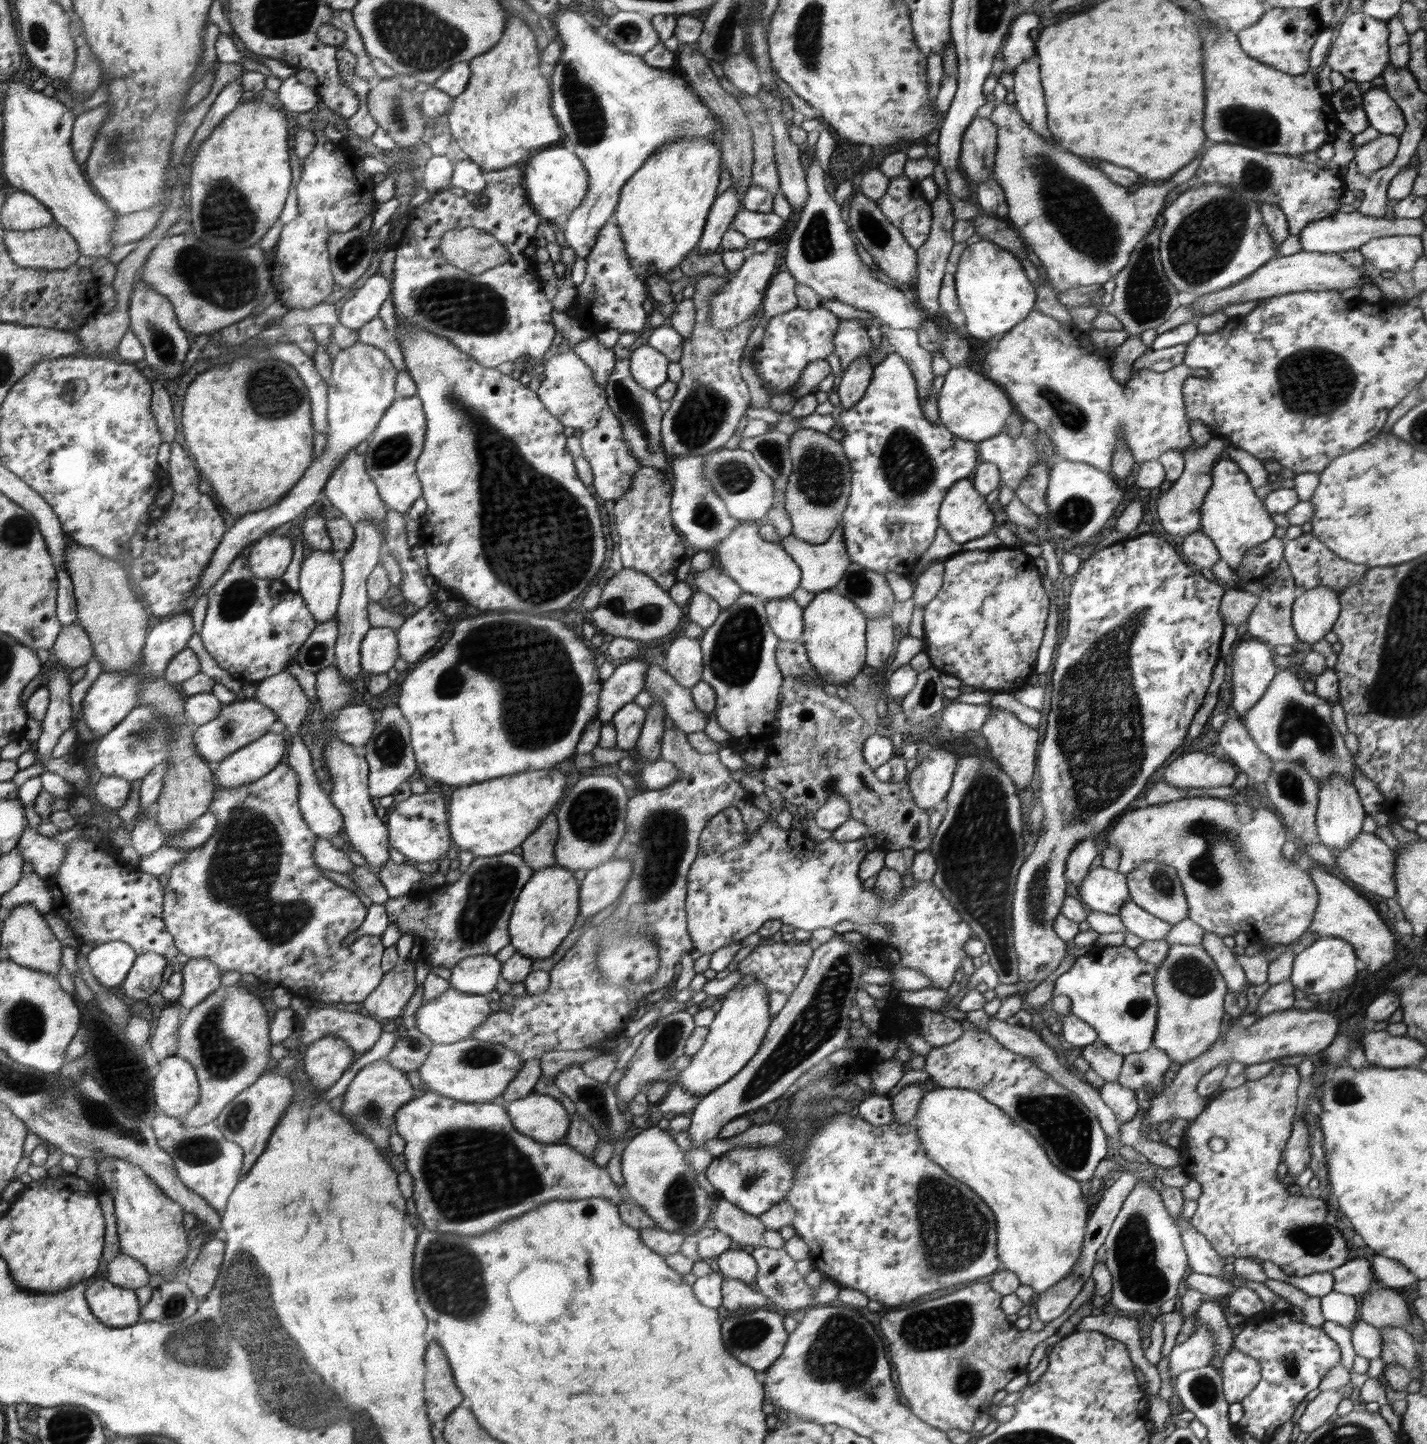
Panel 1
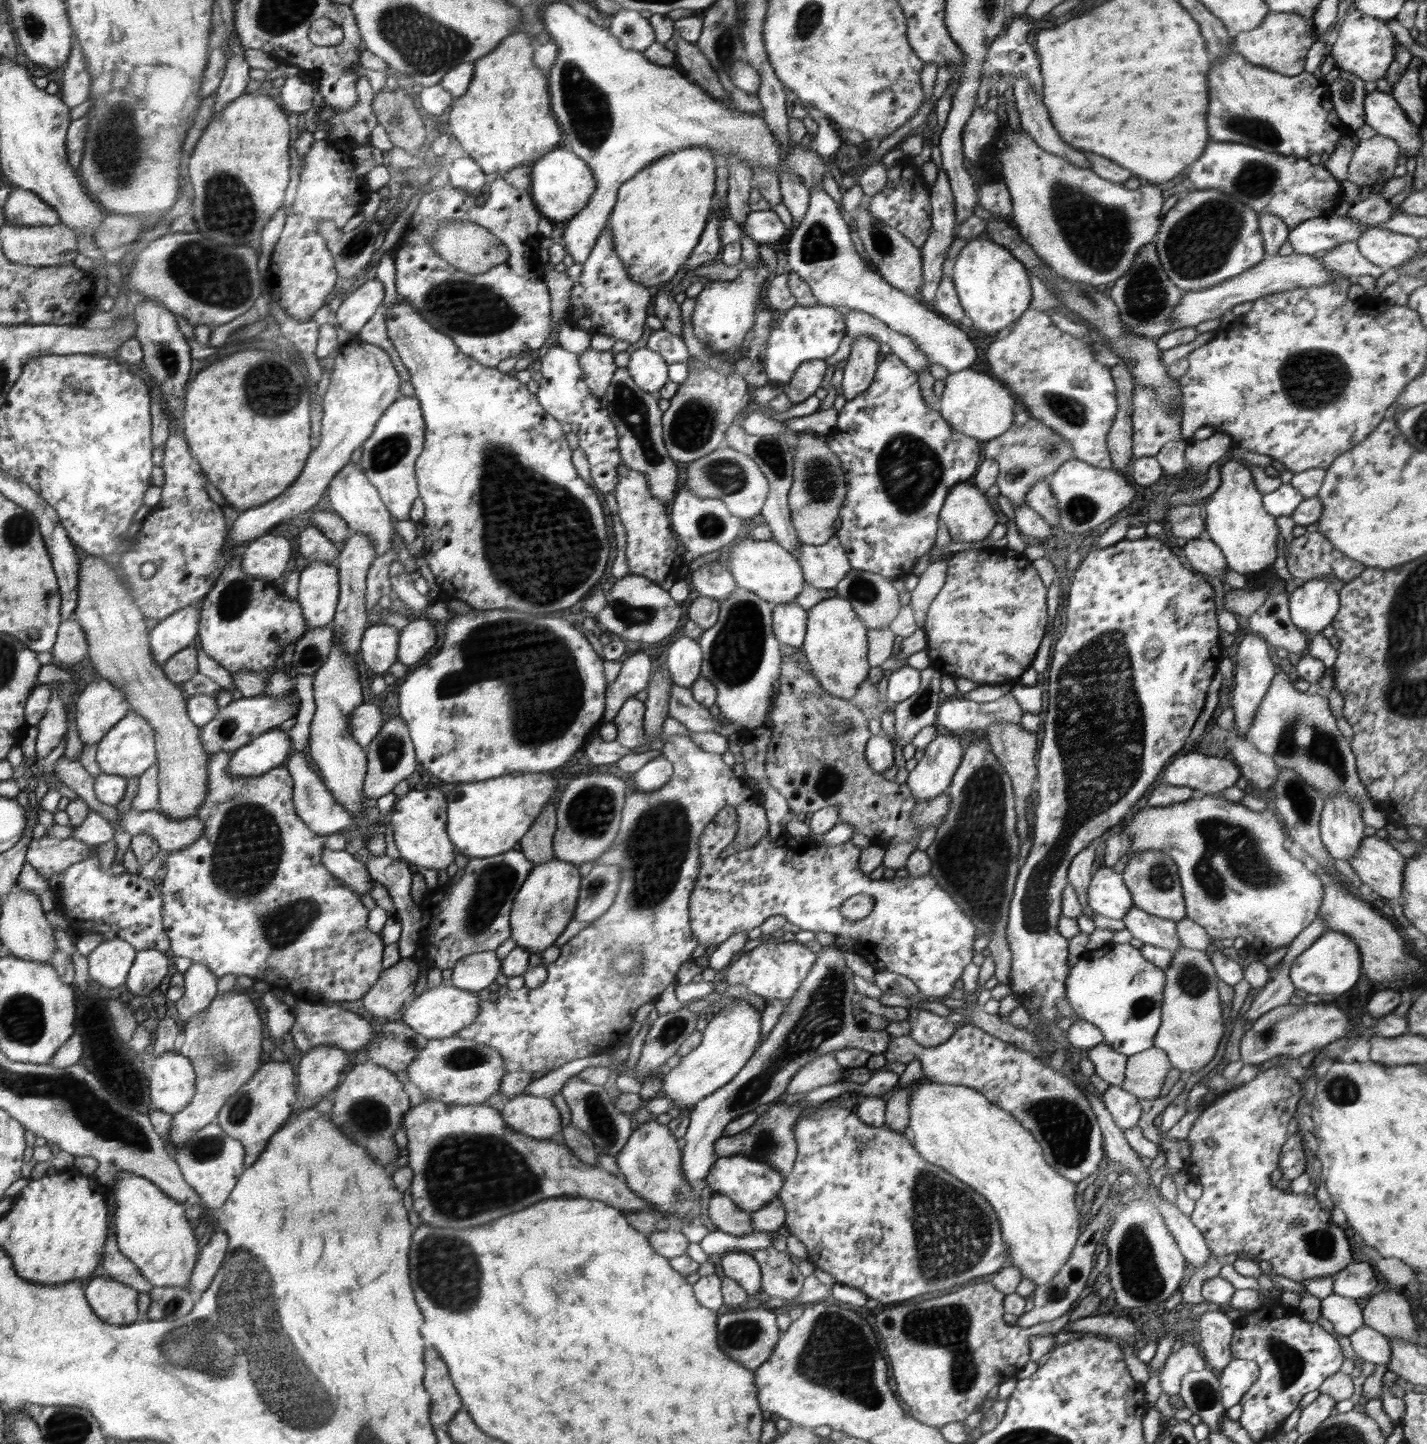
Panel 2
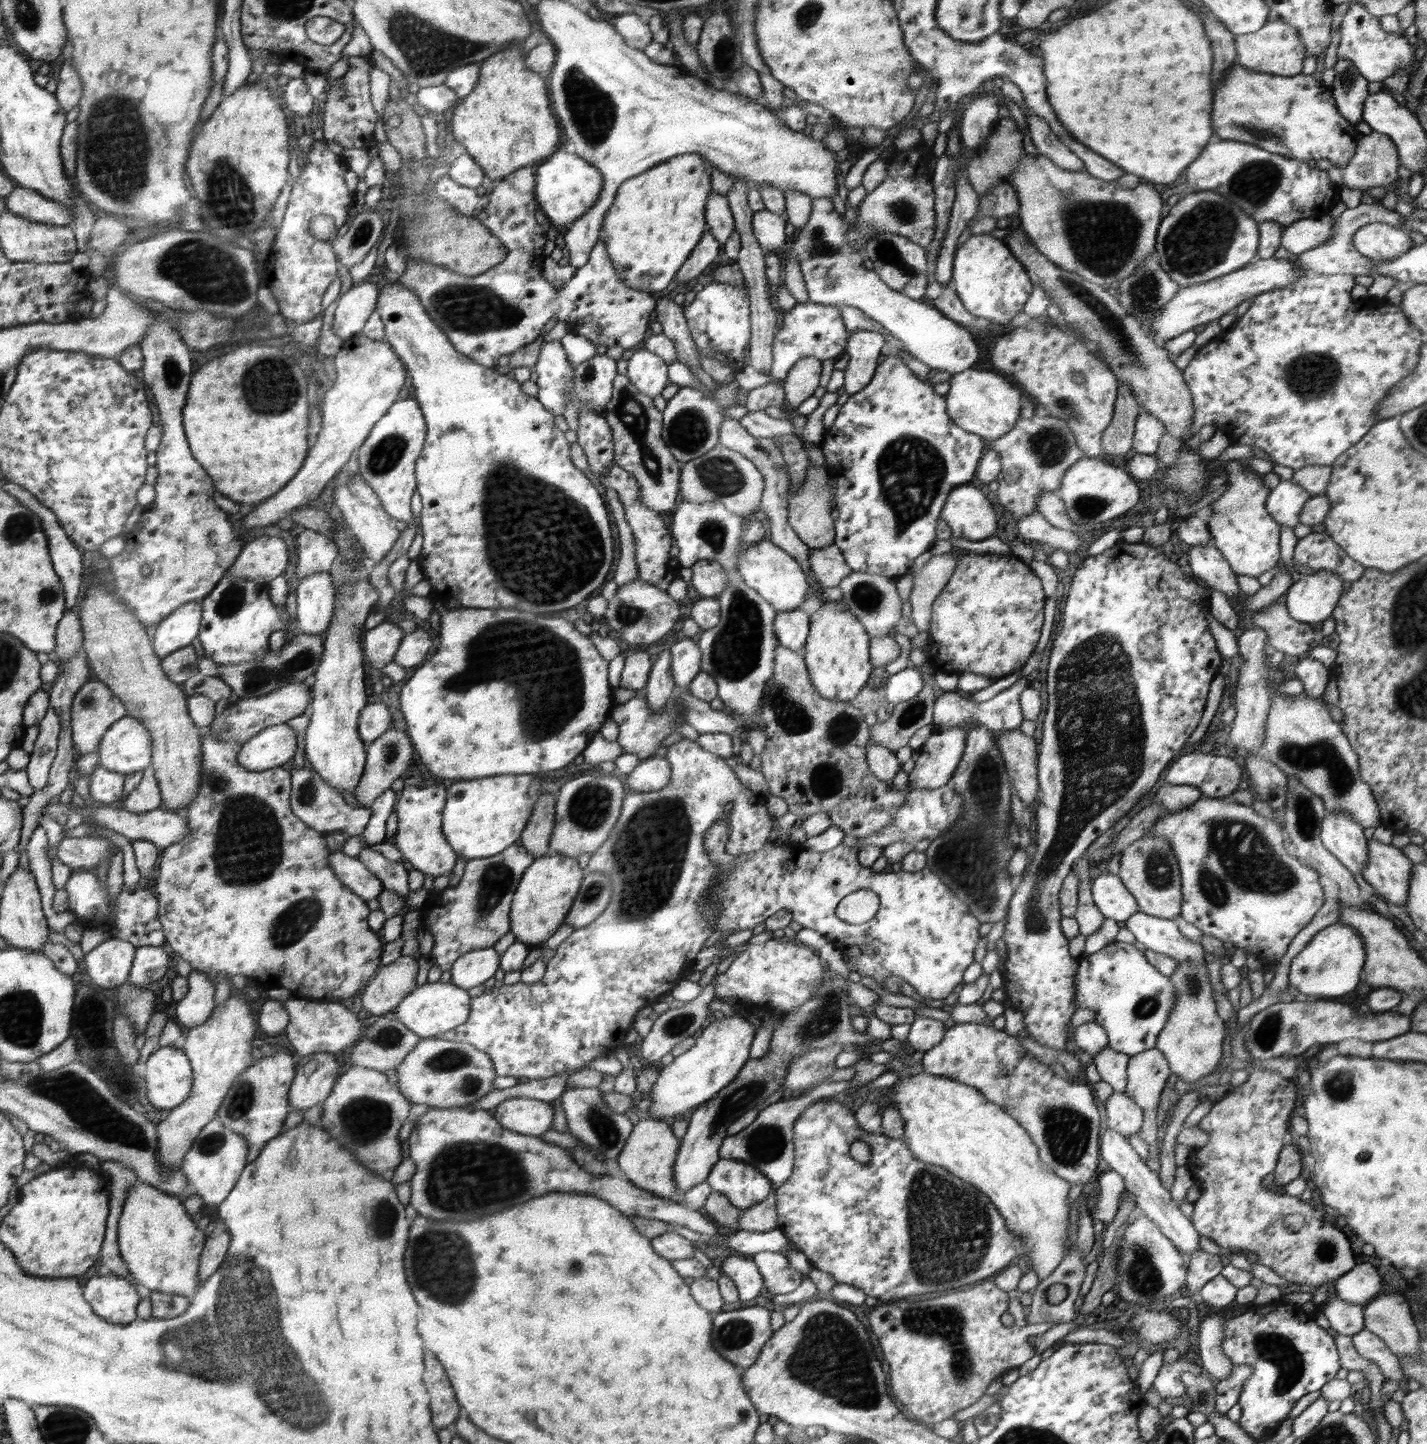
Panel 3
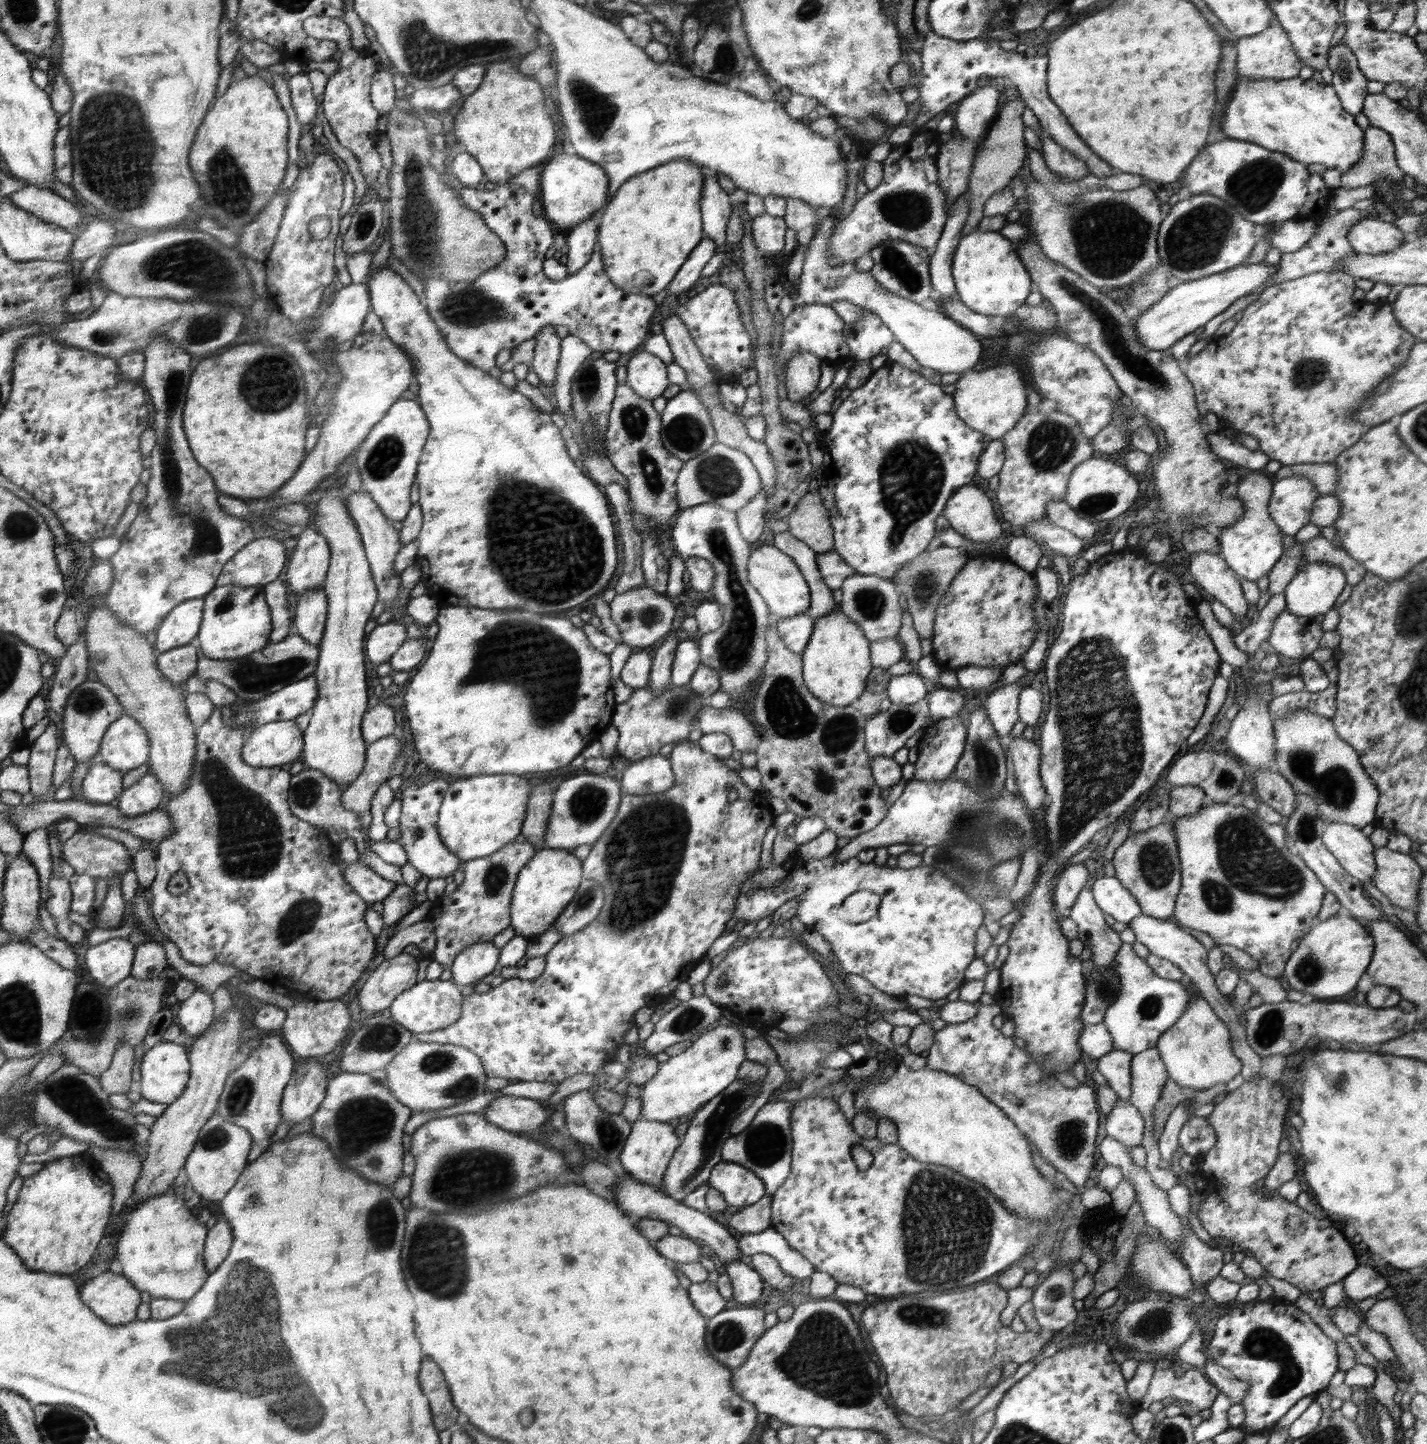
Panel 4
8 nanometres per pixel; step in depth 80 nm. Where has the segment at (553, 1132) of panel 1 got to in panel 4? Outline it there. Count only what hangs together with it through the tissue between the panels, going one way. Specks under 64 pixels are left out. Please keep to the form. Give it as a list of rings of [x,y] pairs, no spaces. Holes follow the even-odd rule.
[[[504,1095],[494,1099],[482,1114],[487,1122],[495,1123],[504,1130],[518,1133],[541,1130],[547,1122],[547,1111],[536,1099]]]

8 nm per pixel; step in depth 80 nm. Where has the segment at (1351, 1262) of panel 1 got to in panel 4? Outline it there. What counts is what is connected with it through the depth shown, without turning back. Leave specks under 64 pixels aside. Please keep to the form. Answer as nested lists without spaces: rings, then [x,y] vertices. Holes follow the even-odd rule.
[[[1361,1264],[1343,1278],[1342,1284],[1345,1296],[1358,1301],[1372,1296],[1383,1296],[1382,1290],[1388,1282],[1374,1268]]]

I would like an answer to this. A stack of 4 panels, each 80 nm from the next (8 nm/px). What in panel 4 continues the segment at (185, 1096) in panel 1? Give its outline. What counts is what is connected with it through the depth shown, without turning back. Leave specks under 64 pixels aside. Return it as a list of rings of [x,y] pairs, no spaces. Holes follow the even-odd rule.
[[[160,1042],[144,1053],[140,1066],[142,1096],[150,1102],[172,1104],[187,1088],[191,1064],[186,1048]]]

